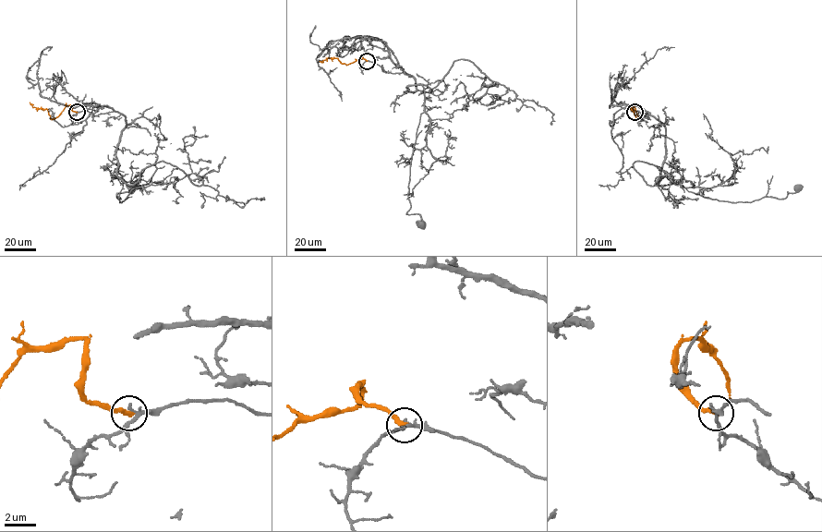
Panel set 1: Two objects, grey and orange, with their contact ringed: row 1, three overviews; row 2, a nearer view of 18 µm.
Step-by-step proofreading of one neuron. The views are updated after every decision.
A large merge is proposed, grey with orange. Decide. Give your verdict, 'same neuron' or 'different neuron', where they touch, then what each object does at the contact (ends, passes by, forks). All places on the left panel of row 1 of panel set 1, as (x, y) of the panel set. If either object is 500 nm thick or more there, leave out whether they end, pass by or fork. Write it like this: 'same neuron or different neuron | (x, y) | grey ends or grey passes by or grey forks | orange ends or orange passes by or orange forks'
different neuron | (77, 112) | grey passes by | orange ends

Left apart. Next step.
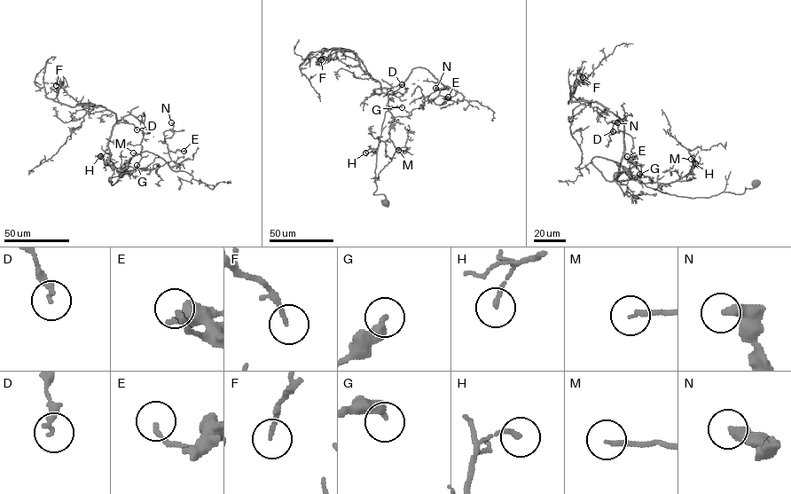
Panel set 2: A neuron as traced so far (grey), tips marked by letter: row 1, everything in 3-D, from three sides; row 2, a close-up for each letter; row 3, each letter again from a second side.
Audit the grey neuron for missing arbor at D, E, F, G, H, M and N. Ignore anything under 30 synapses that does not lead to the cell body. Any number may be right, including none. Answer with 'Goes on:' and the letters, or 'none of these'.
Goes on: none of these

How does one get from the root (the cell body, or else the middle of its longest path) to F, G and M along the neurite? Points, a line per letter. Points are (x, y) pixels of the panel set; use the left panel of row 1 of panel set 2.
F: (121, 174), (109, 178), (111, 184), (123, 170), (109, 163), (116, 115), (78, 103), (56, 85)
G: (121, 174), (121, 177), (109, 178), (111, 184), (116, 182), (123, 168), (137, 165)
M: (121, 174), (121, 177), (109, 178), (111, 184), (128, 172), (125, 171), (136, 168), (142, 156), (133, 152)

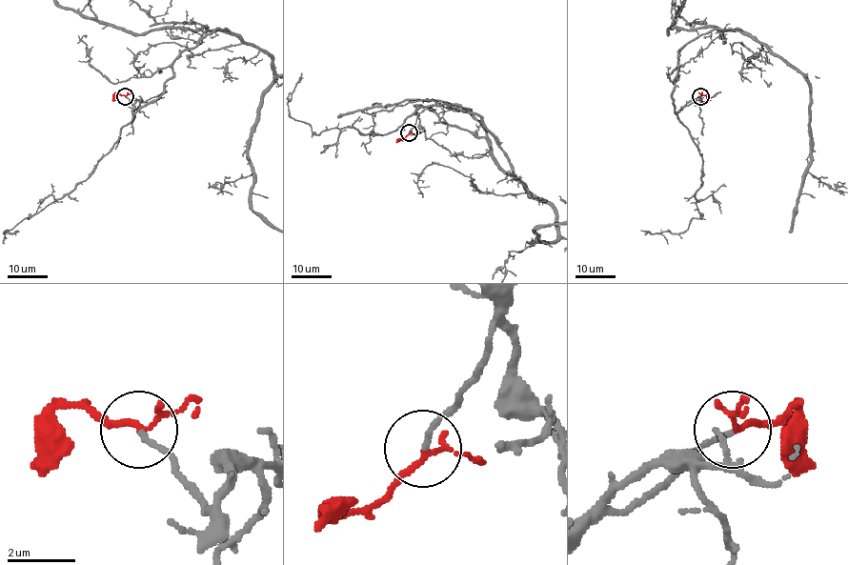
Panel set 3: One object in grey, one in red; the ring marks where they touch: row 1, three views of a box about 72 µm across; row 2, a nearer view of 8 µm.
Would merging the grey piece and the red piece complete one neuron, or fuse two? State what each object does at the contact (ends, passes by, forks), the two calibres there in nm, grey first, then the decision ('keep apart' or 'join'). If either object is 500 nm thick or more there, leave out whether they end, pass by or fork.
grey ends there; red forks there; 150 nm thick on the grey side, 120 nm on the other; join

